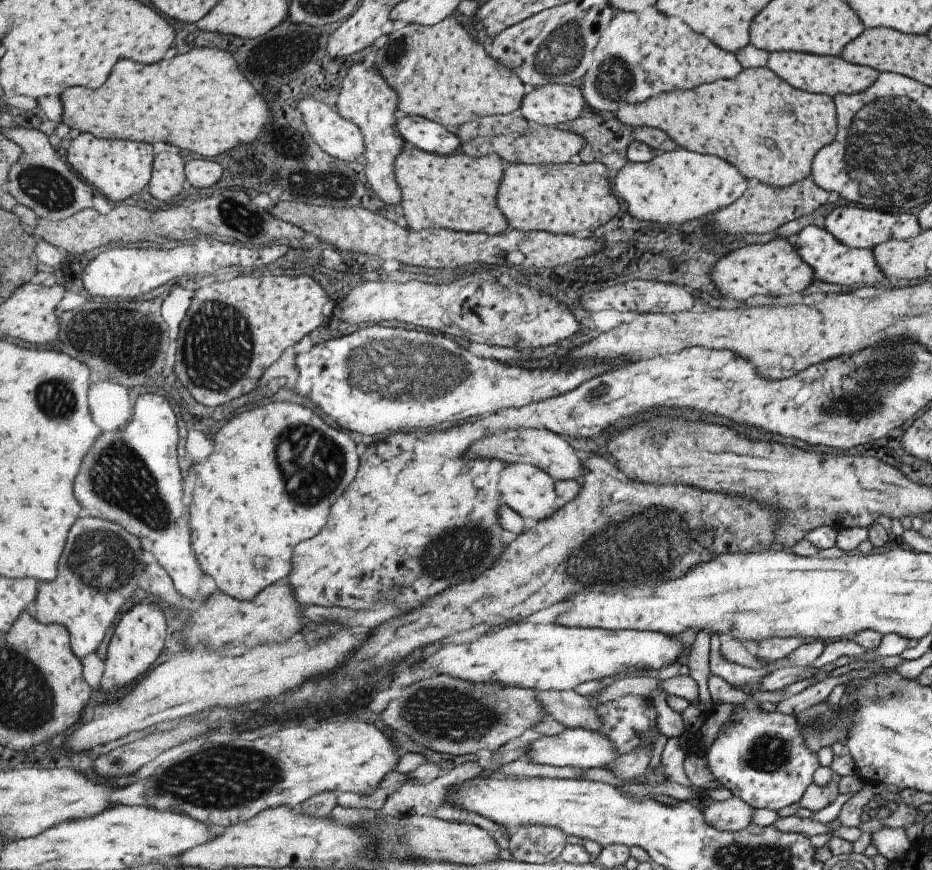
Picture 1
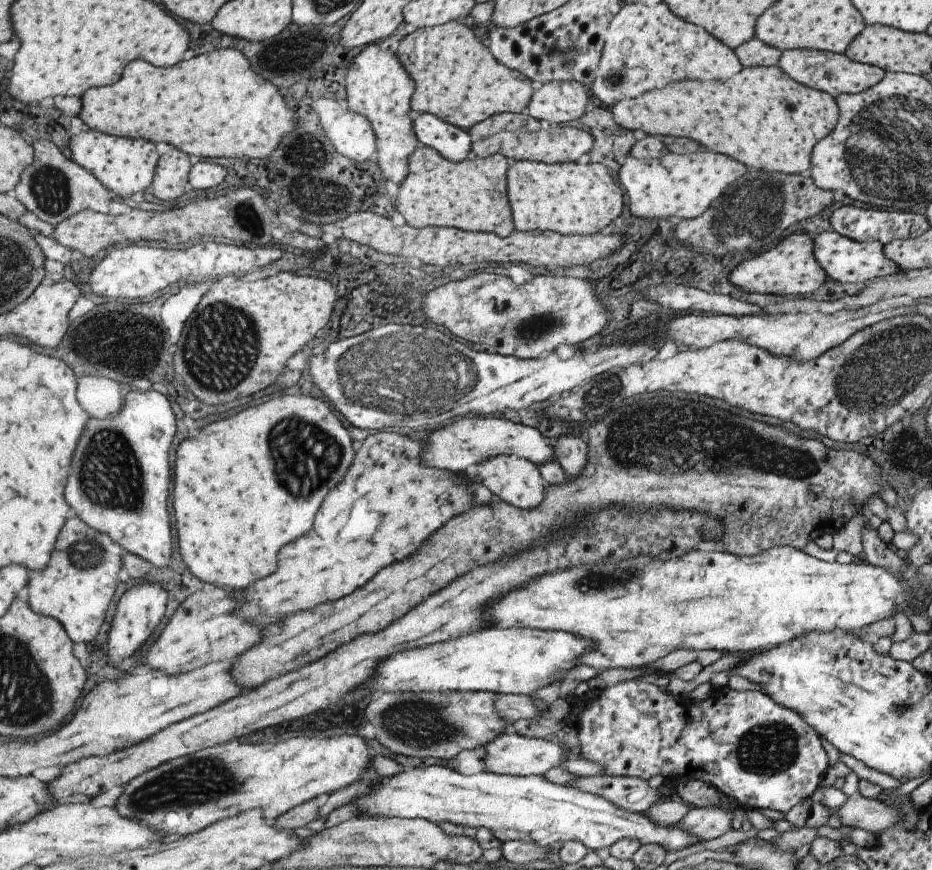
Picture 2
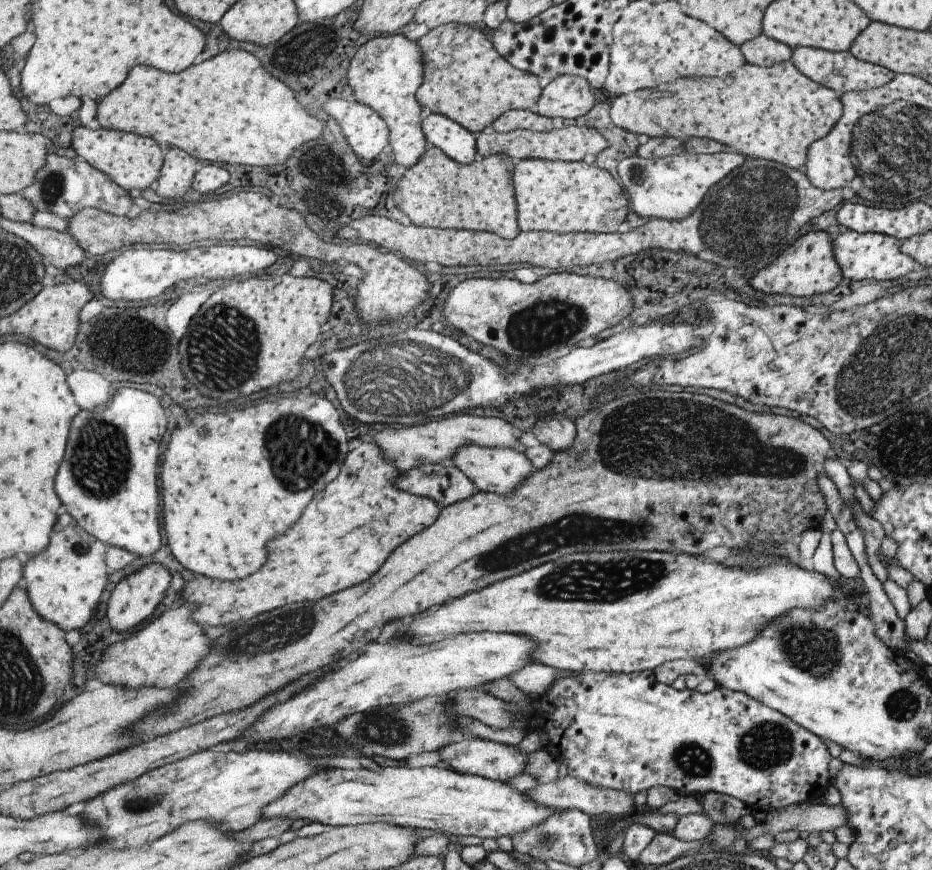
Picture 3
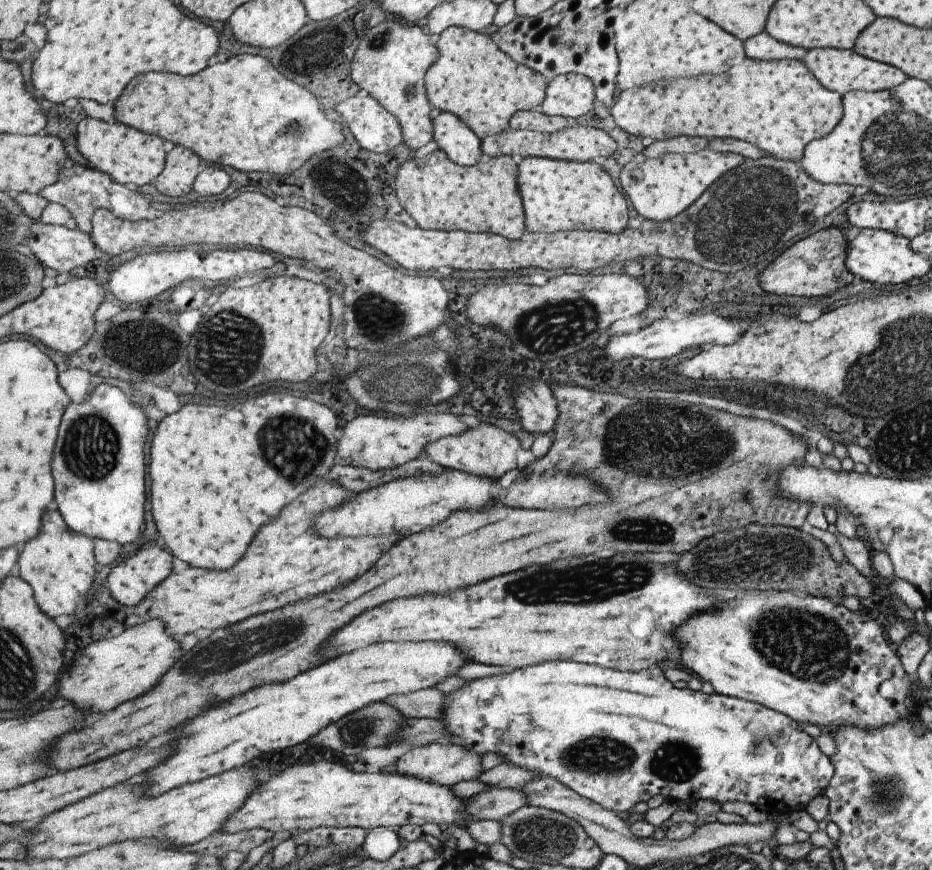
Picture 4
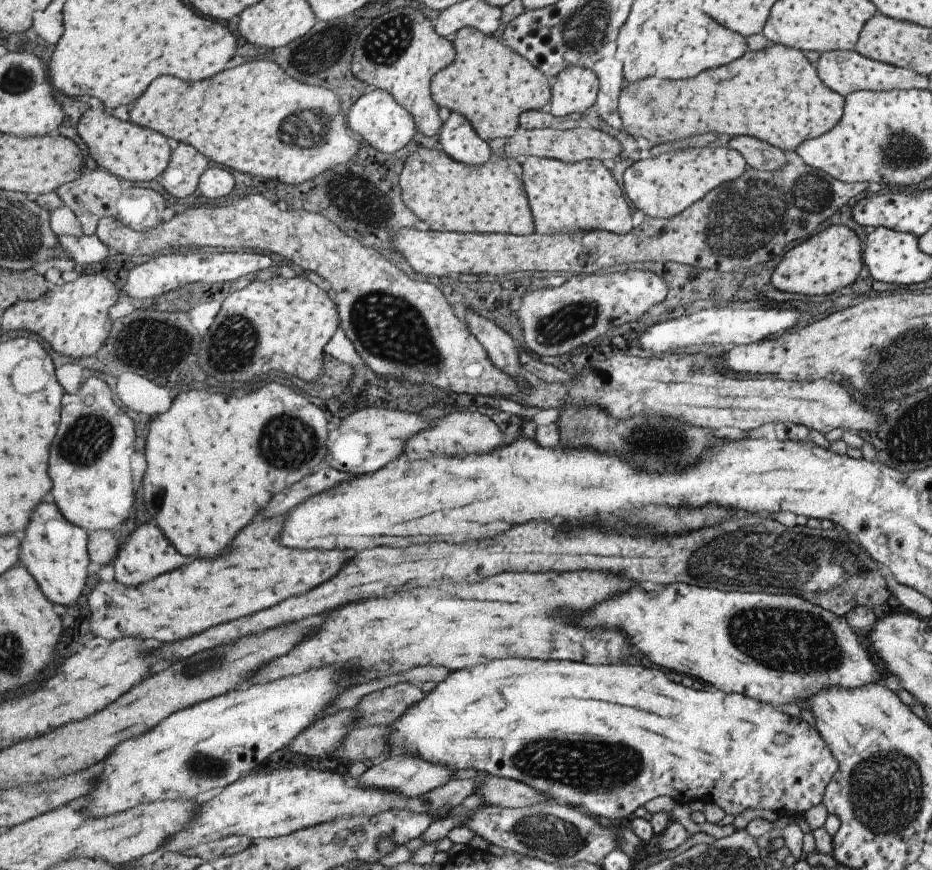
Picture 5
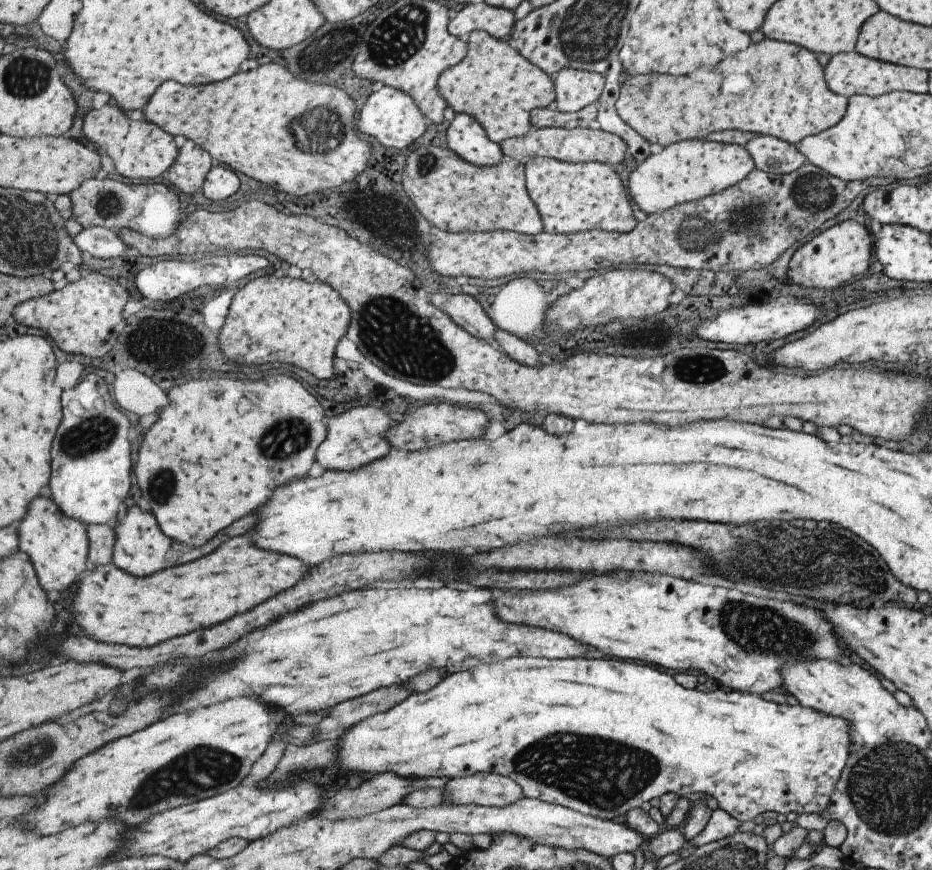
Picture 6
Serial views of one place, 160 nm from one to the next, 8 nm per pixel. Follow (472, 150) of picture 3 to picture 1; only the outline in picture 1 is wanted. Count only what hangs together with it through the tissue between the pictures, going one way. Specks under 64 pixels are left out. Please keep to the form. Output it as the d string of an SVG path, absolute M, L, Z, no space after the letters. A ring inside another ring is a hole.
M406 115L398 120L397 126L408 146L421 150L452 155L461 152L462 144L454 130L419 115Z

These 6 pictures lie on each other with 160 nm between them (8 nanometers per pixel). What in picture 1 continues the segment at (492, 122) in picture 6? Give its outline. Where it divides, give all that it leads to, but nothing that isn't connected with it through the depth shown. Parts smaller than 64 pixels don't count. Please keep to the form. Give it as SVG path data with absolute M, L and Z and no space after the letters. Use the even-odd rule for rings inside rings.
M452 15L433 26L408 24L388 37L378 38L375 42L378 51L373 65L400 94L401 111L407 115L433 119L447 128L458 128L481 117L508 116L519 112L525 94L521 77L494 59L489 50L485 50L482 39L482 35L473 38L473 34L469 34L469 26L465 26L461 18Z

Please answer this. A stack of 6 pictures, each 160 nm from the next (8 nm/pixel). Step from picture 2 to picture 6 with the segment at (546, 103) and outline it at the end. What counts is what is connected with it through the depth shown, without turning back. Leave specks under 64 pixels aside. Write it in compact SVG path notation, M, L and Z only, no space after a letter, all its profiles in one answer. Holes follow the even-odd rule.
M572 68L561 69L554 77L555 106L564 113L574 113L589 103L597 102L605 80L602 74Z

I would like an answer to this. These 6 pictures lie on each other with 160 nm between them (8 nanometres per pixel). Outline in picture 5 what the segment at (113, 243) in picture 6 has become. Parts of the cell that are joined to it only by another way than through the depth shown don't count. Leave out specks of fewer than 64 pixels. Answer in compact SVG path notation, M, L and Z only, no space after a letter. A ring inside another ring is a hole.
M63 235L60 238L62 247L70 254L69 259L75 262L75 267L85 264L95 264L95 262L101 262L105 260L111 250L109 247L99 238L99 235L83 235L82 237L74 237L73 235Z

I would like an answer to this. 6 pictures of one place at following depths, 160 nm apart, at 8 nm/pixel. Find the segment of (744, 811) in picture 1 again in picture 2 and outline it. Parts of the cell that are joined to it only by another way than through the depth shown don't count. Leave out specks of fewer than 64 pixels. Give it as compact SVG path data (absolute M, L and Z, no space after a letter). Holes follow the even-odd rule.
M689 807L678 822L679 828L697 839L707 840L725 834L730 828L732 816L717 807Z

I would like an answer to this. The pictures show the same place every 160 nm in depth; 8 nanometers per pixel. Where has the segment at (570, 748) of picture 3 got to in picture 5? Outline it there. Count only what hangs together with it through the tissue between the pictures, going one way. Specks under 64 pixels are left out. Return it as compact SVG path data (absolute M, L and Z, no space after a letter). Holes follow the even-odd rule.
M509 658L509 660L497 660L497 662L491 662L491 664L485 664L485 666L477 666L473 670L461 670L461 672L453 672L447 680L443 680L441 684L436 684L435 690L428 693L425 698L420 702L417 702L410 710L407 710L395 723L388 726L390 735L388 736L388 744L392 747L394 753L412 755L426 762L432 763L433 765L442 765L452 769L453 771L473 769L475 768L478 774L489 774L497 775L500 777L507 777L524 782L529 785L533 790L538 791L542 795L550 797L551 801L555 801L559 804L572 805L573 807L582 807L587 814L591 817L599 817L601 820L606 822L617 823L621 818L627 818L629 814L633 813L635 808L643 806L647 800L655 797L669 797L678 804L687 805L693 800L702 800L703 802L711 802L717 805L724 814L731 814L731 816L738 815L744 810L757 810L769 811L785 815L802 815L809 808L814 807L822 802L822 796L824 788L828 785L829 779L832 774L837 770L838 764L835 757L830 753L829 747L826 742L823 742L821 735L817 732L815 727L811 727L808 723L803 721L800 717L789 716L779 710L776 710L773 706L753 700L752 698L743 696L739 693L724 693L720 690L713 690L713 692L707 692L707 690L693 690L693 688L685 688L685 686L679 686L671 680L665 678L665 674L657 668L647 668L647 666L641 666L641 664L613 664L613 666L587 666L587 664L579 664L579 662L565 662L565 660L549 660L549 662L543 662L543 660L521 660L521 658Z

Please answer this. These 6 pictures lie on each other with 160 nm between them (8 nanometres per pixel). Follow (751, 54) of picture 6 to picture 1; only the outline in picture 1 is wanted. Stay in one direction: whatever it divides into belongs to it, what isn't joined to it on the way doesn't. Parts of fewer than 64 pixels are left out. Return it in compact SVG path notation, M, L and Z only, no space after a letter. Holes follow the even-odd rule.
M765 67L747 68L747 70L741 70L741 72L739 72L735 78L731 78L731 80L717 80L717 82L711 82L711 84L697 86L697 88L693 88L693 90L671 90L671 92L654 94L647 100L638 102L637 104L621 104L617 107L613 116L615 116L621 124L629 125L630 127L643 126L662 130L665 134L669 135L669 138L671 138L673 142L676 142L677 147L683 147L688 151L695 150L695 152L701 152L701 154L718 156L723 160L727 160L729 164L732 164L746 180L759 181L772 187L786 187L792 185L794 182L803 180L805 177L809 177L810 164L817 149L829 144L836 133L836 110L832 97L794 89Z

